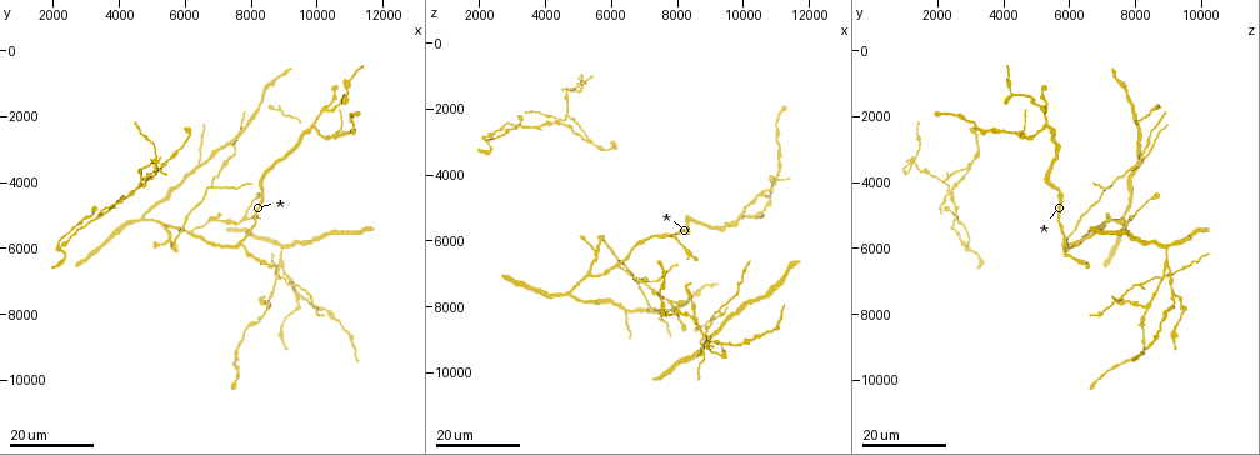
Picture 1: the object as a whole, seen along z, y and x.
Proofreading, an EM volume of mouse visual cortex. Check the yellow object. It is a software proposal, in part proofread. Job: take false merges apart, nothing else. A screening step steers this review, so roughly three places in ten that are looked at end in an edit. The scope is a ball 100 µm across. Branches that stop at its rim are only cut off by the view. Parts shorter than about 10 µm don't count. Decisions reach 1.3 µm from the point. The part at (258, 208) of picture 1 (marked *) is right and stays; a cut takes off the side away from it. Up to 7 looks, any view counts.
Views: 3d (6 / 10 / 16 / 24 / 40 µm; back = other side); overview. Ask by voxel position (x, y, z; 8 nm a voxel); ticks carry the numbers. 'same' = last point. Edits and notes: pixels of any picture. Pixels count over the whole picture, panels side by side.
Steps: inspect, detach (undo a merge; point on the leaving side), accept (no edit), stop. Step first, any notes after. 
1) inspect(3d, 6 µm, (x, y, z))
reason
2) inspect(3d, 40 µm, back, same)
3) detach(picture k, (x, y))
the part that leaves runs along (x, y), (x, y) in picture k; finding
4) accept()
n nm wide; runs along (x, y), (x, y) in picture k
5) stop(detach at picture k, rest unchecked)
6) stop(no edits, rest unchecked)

inspect(3d, 24 µm, (6400, 3400, 8200))

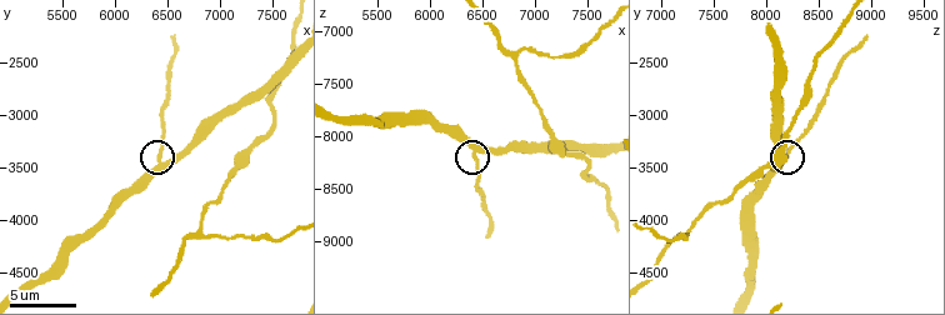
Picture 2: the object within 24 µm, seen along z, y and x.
inspect(3d, 10 µm, (6460, 3460, 8120))

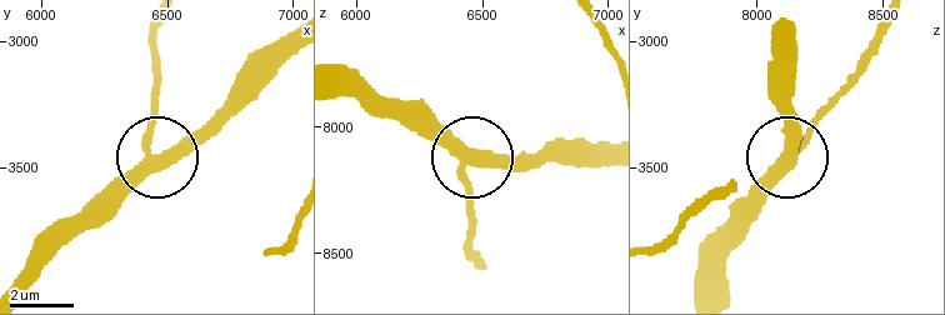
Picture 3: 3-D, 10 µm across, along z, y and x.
accept()
side arm 13 µm; 3 arms; one neuron here

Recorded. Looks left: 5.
inspect(3d, 24 µm, (6200, 5500, 6800))
small branch off a trunk

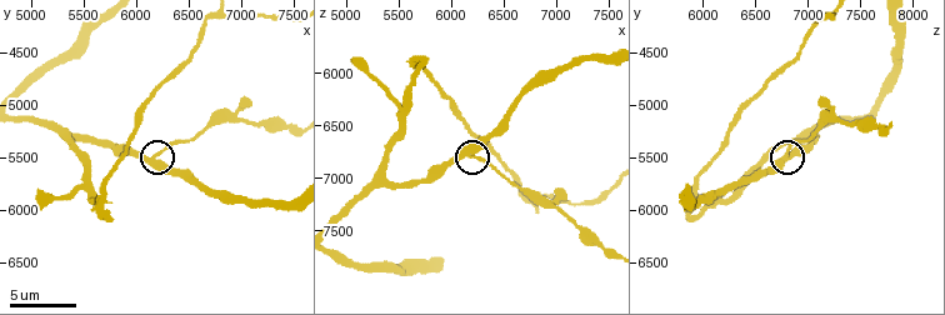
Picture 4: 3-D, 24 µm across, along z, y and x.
inspect(3d, 10 µm, (6160, 5480, 6780))
closer look

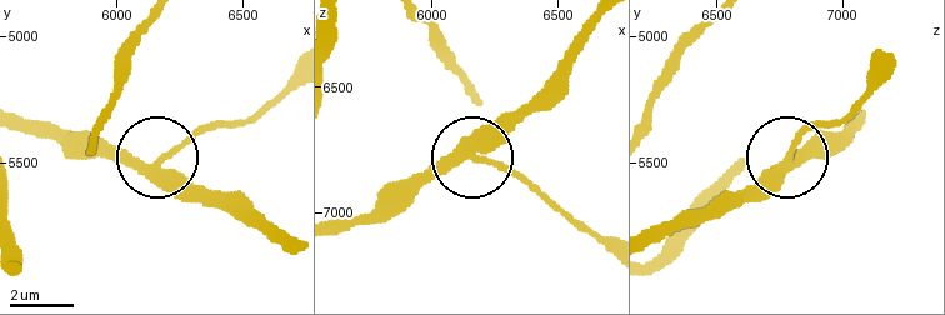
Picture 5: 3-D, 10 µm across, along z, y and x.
accept()
side arm 28 µm; 3 arms; all the same neuron

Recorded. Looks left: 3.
inspect(3d, 24 µm, (4400, 4300, 2400))

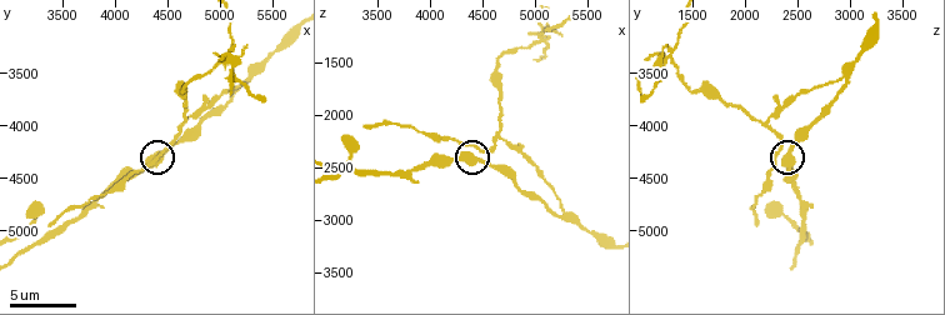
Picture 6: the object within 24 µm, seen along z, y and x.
inspect(3d, 10 µm, (4440, 4260, 2420))

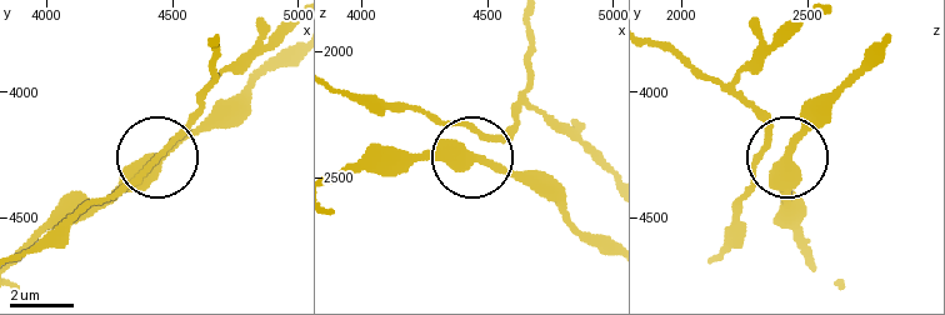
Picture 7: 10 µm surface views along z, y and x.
accept()
340 nm wide; one neuron here

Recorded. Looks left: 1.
inspect(3d, 10 µm, (4640, 3780, 1780))
calibre changes

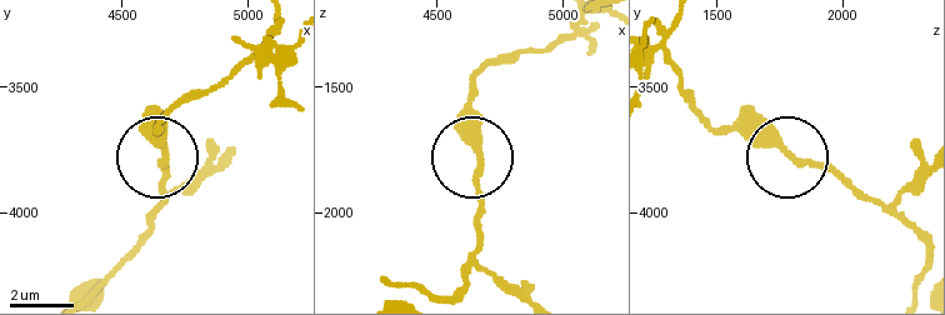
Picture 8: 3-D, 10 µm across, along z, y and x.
accept()
runs along (508, 291), (475, 254), (468, 80) in picture 8; continuous, no second neuron

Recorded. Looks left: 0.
stop(no edits, rest unchecked)

